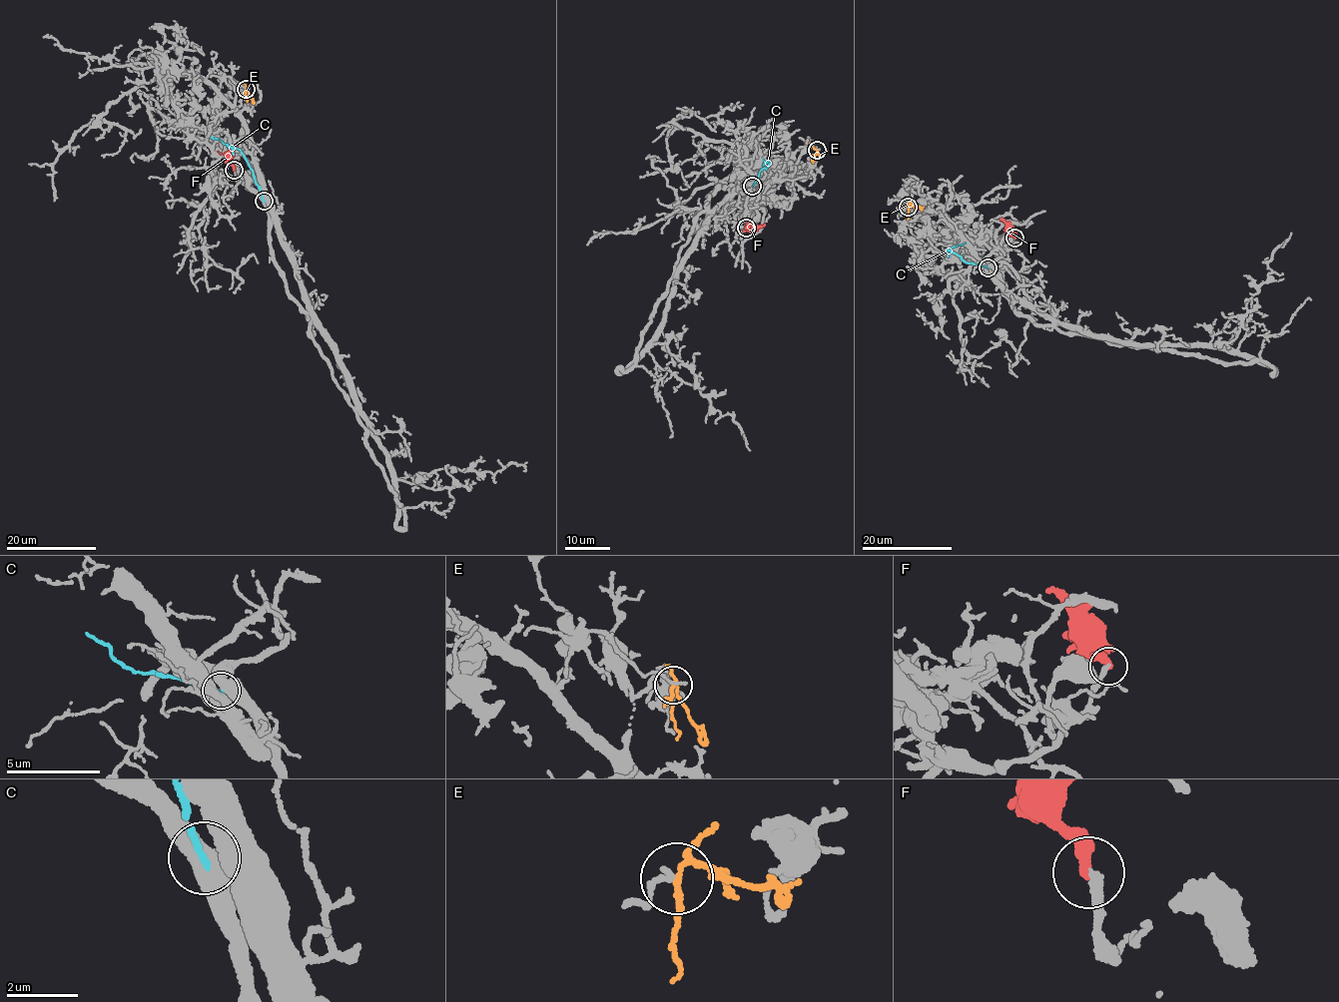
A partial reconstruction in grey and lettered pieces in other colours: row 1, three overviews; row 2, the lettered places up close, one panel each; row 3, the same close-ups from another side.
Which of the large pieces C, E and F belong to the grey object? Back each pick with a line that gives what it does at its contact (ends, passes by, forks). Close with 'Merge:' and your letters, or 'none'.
F: It ends there
Merge: F

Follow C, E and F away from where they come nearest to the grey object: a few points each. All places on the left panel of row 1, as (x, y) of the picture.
C: (264, 201), (241, 152), (211, 137)
E: (246, 89), (255, 104)
F: (235, 170), (231, 158), (237, 145)

